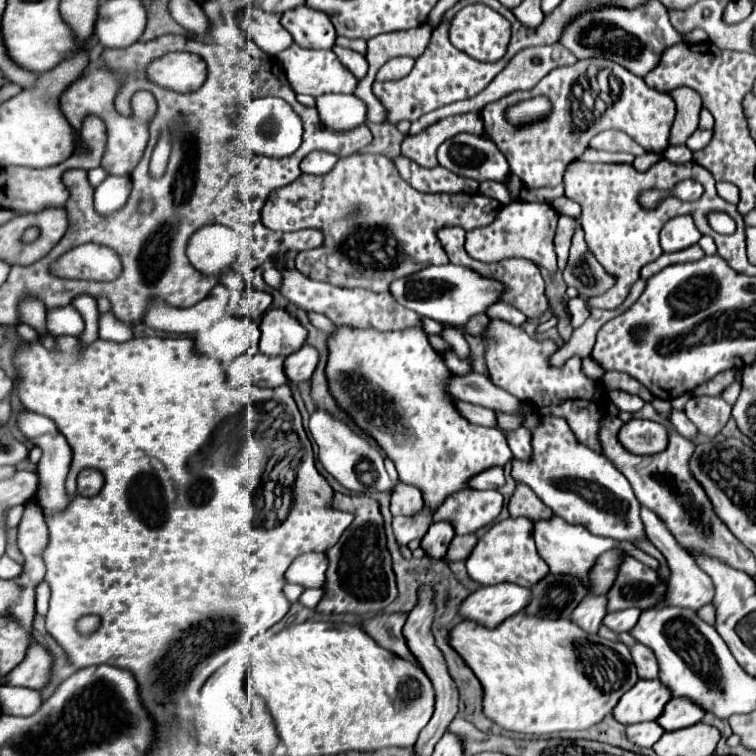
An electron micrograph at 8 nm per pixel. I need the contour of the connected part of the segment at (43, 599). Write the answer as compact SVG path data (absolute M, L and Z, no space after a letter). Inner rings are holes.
M42 582L38 588L36 588L36 612L40 616L46 616L48 612L48 602L50 602L50 586L46 582Z

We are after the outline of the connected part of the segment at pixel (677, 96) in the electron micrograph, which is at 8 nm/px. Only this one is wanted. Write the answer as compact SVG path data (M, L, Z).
M686 86L672 90L670 96L678 106L678 114L670 130L670 144L682 144L692 134L692 130L698 128L698 114L702 108L702 100L692 88Z

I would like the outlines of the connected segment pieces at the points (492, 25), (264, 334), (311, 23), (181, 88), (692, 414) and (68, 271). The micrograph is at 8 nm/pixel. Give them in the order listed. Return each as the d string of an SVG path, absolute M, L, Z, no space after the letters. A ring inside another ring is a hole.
M472 4L462 8L450 20L449 39L453 46L466 52L468 56L484 62L494 62L502 58L506 52L506 46L510 40L510 22L484 4Z
M270 308L260 322L260 352L268 356L290 356L306 340L302 324L284 308Z
M298 6L290 12L284 12L280 22L290 32L294 42L302 48L320 50L320 48L334 46L334 40L336 40L334 26L330 24L328 16L320 10Z
M174 52L156 60L146 70L148 78L176 92L192 92L206 80L206 64L200 56L188 52Z
M694 396L686 404L684 412L704 436L714 438L730 420L730 410L730 404L720 396Z
M86 244L84 248L76 248L54 262L52 272L62 278L110 282L122 274L122 262L118 252L114 252L112 248Z

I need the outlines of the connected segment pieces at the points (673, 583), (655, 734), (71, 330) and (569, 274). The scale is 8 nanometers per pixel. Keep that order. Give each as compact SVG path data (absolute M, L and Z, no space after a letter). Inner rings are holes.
M642 508L642 522L644 522L644 528L646 528L646 536L648 540L664 554L666 562L668 562L668 568L670 568L670 580L668 580L668 590L666 590L666 596L654 606L654 608L660 608L660 606L680 606L680 608L690 608L690 610L698 610L700 606L712 602L712 596L714 596L714 586L712 586L712 580L698 568L698 564L694 562L694 558L682 550L678 546L678 542L674 540L674 536L668 532L668 528L664 526L664 522L654 514L650 512L648 508Z
M642 722L642 724L632 724L626 726L626 736L632 744L640 748L650 748L652 744L658 742L658 738L664 734L664 730L656 722Z
M74 306L54 308L50 310L50 316L46 316L46 330L54 336L80 336L84 332L84 320Z
M582 226L574 230L568 266L562 276L568 286L574 286L584 296L598 296L612 286L612 278L604 272L598 260L594 260L594 254L588 250Z

